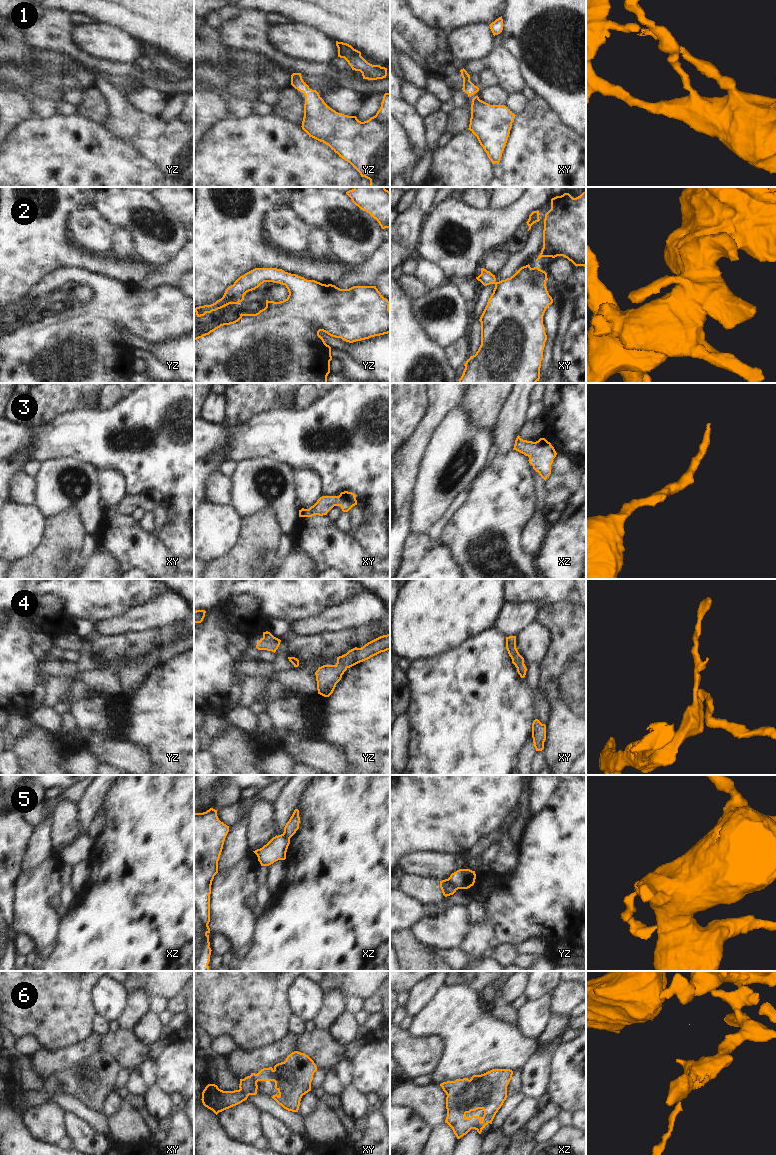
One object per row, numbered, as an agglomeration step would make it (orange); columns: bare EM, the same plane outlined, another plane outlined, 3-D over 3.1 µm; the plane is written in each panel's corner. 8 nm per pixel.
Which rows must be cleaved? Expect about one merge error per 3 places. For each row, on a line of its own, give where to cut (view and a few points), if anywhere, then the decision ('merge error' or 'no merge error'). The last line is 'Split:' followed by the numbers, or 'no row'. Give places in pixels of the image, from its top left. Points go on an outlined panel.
1: no cut | no merge error
2: no cut | no merge error
3: no cut | no merge error
4: no cut | no merge error
5: yz (447, 879), (456, 889) | merge error
6: no cut | no merge error
Split: 5

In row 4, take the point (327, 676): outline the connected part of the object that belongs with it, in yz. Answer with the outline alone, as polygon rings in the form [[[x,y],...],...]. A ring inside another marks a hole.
[[[390,634],[380,636],[361,648],[355,647],[349,650],[337,657],[335,665],[327,664],[319,667],[315,672],[318,694],[329,697],[348,668],[387,650],[390,650]]]

